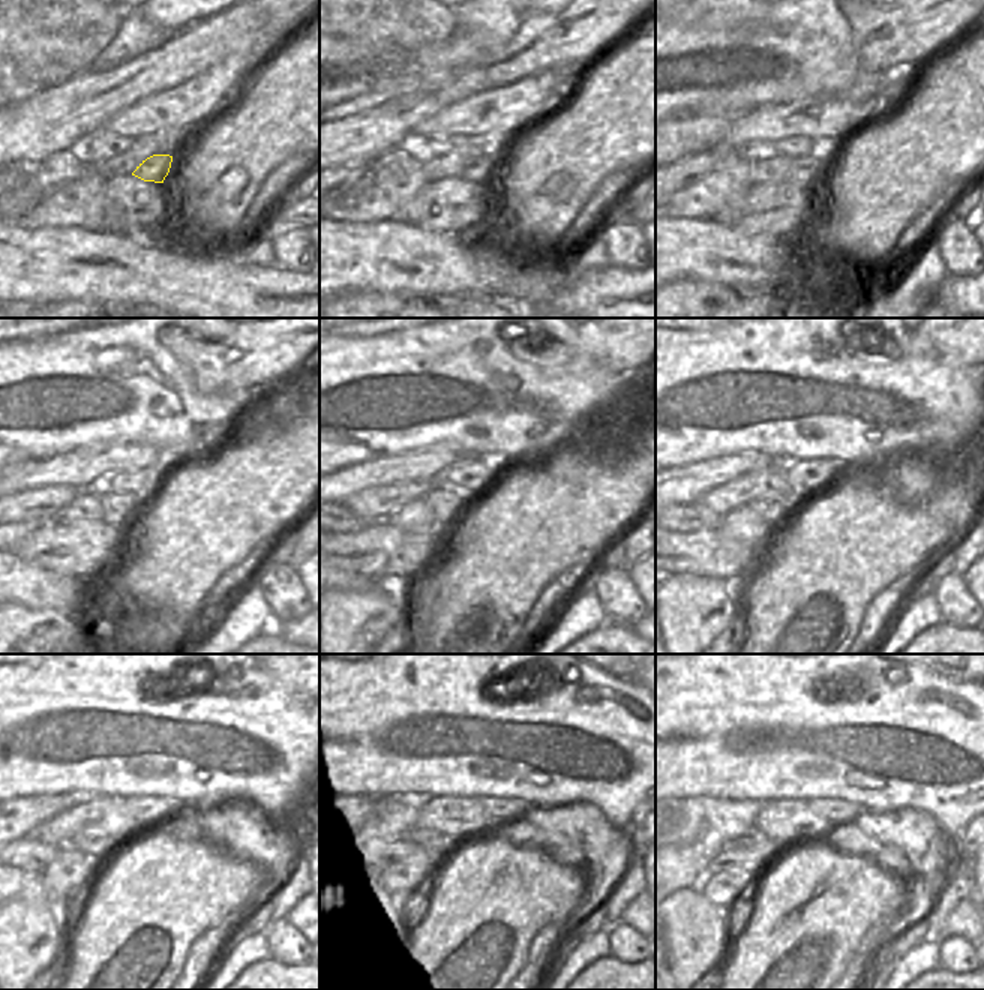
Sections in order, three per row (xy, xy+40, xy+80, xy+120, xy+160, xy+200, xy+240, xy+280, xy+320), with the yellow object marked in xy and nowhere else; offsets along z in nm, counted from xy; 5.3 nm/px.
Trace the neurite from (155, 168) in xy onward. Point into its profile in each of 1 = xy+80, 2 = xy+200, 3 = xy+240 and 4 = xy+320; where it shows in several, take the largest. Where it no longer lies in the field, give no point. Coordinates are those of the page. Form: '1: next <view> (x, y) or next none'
1: next xy+80 (804, 171)
2: next xy+200 (773, 509)
3: next xy+240 (98, 843)
4: next xy+320 (759, 837)

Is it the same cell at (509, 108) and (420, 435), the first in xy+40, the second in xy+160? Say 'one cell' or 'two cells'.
two cells

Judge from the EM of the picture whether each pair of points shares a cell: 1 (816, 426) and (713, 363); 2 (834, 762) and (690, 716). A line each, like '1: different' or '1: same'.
1: same
2: same

